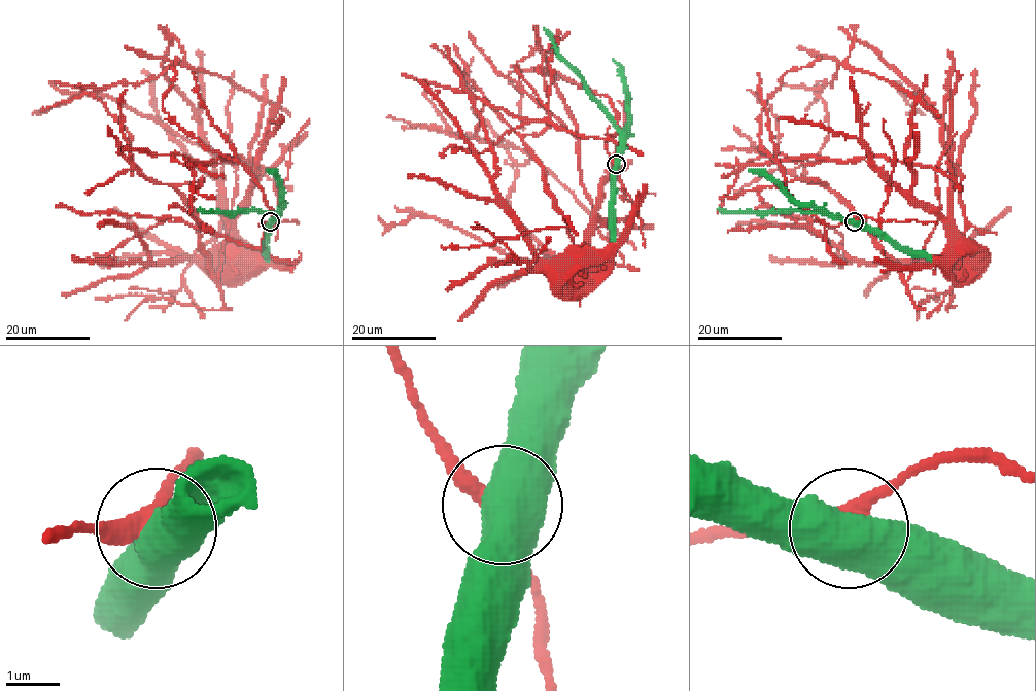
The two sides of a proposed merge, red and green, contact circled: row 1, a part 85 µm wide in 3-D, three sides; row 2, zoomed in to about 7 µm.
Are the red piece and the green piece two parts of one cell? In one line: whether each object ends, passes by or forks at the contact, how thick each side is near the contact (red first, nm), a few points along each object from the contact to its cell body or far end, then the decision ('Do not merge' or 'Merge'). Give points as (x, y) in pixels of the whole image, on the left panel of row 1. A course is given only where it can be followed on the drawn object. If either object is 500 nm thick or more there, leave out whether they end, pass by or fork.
Thickness 320 nm (red) against 550 nm. Course of red: (270, 222), (261, 225), (266, 231), (262, 246), (162, 220), (113, 250), (119, 264), (238, 257), (238, 265). Course of green: (270, 222), (275, 216), (273, 212), (202, 212), (197, 208). Merge

